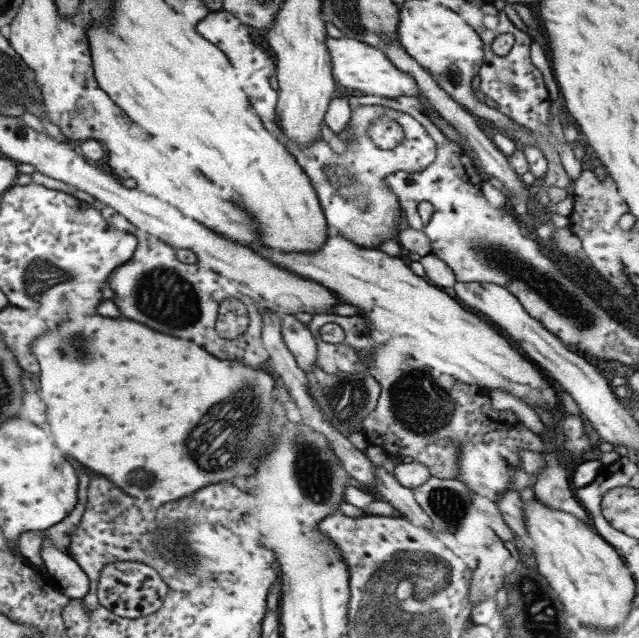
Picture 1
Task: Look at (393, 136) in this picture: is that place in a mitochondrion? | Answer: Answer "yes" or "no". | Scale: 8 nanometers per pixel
yes

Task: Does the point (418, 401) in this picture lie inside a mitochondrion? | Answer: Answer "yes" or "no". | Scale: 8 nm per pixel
yes

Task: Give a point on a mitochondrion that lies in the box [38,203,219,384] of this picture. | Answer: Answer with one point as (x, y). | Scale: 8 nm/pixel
(163, 296)

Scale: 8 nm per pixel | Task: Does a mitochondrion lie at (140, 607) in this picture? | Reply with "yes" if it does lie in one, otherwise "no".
no

